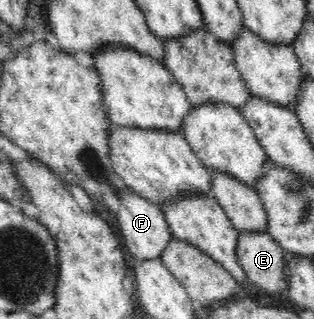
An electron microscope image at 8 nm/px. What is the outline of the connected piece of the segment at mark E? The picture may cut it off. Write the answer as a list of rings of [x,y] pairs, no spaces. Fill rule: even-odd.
[[[259,231],[239,232],[236,254],[241,269],[256,287],[287,297],[285,251],[271,235]]]

